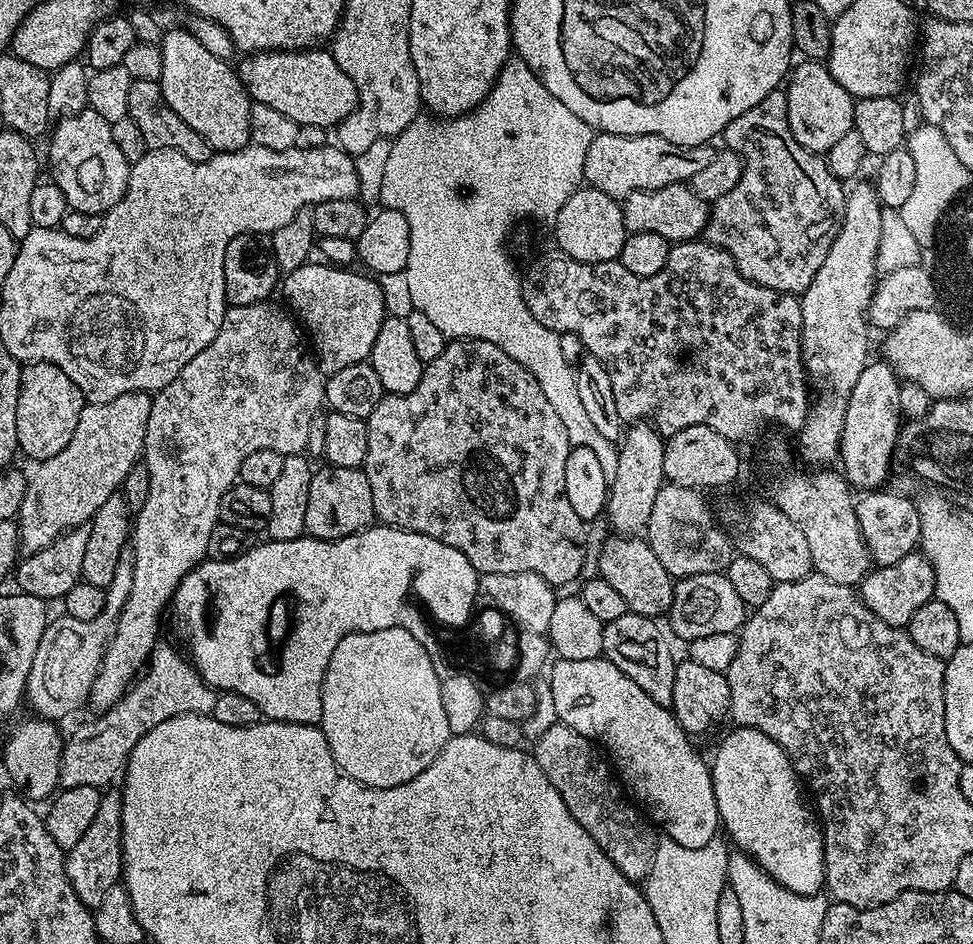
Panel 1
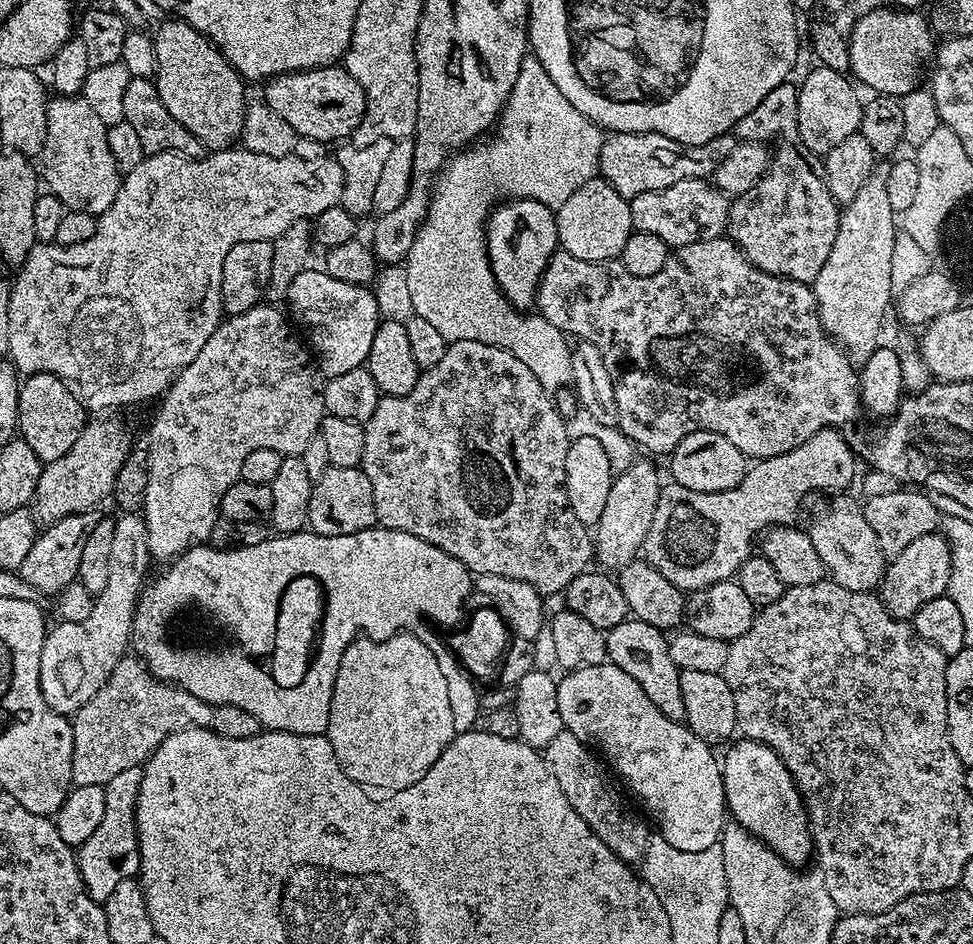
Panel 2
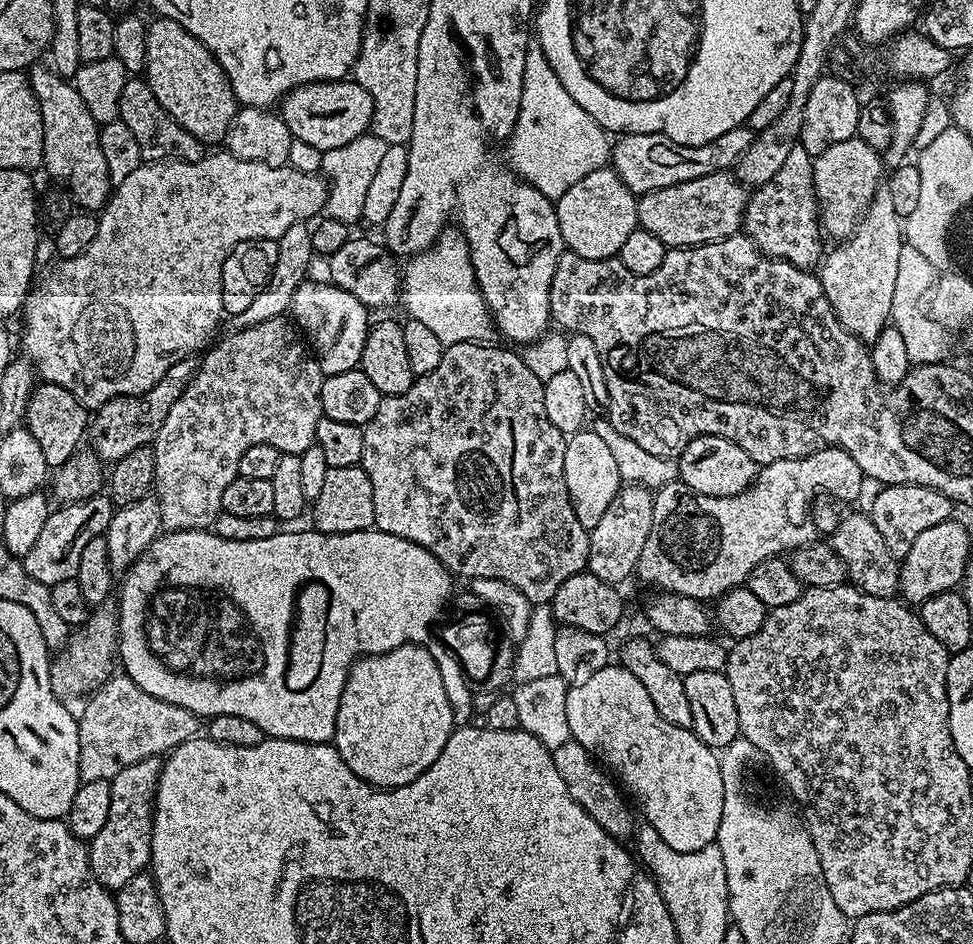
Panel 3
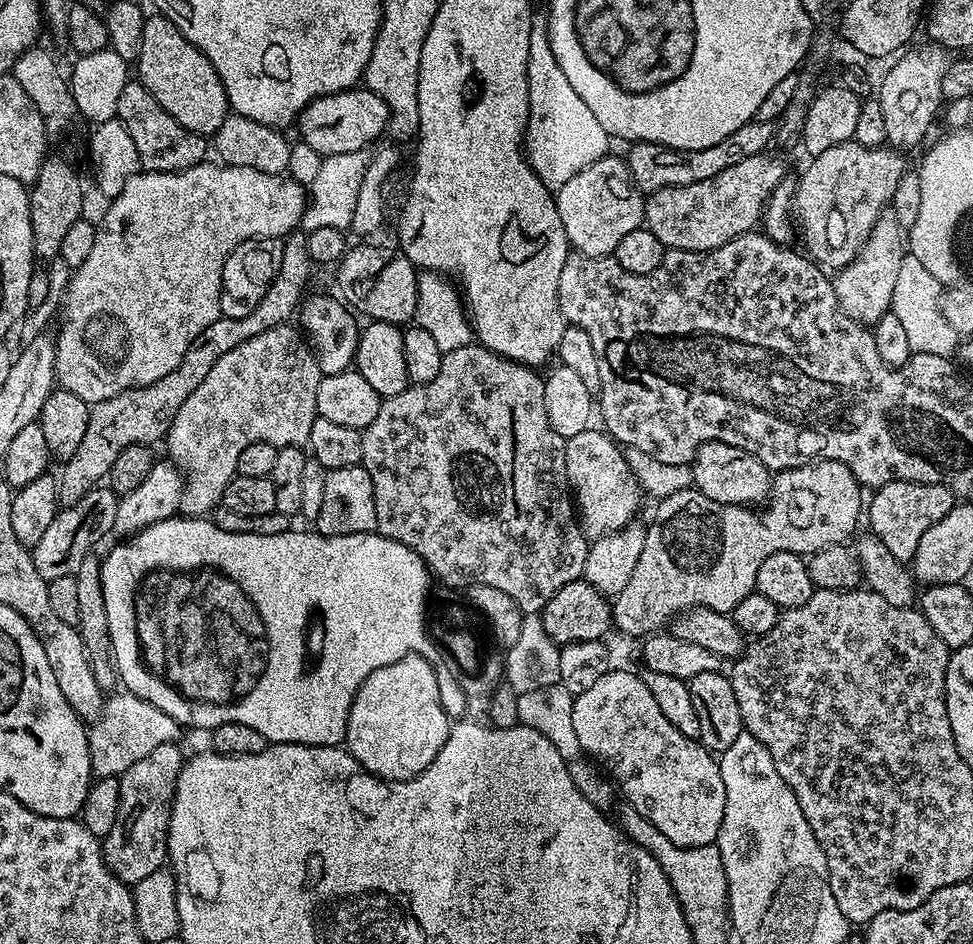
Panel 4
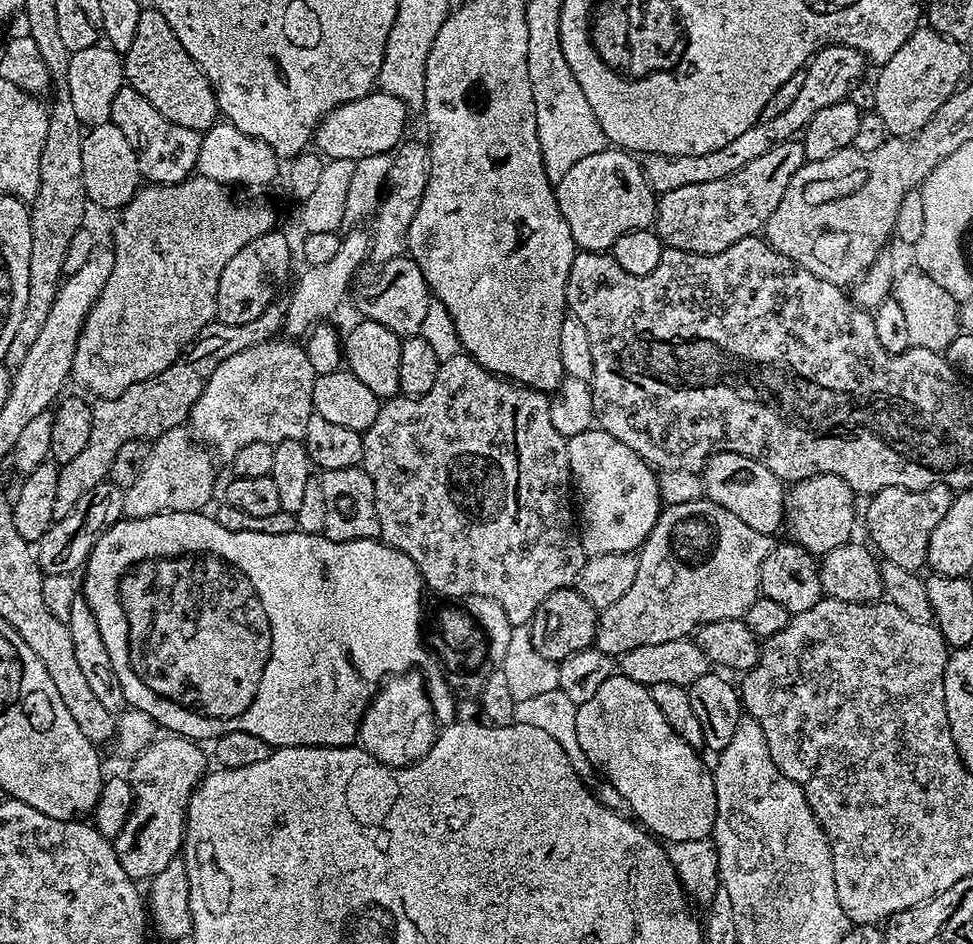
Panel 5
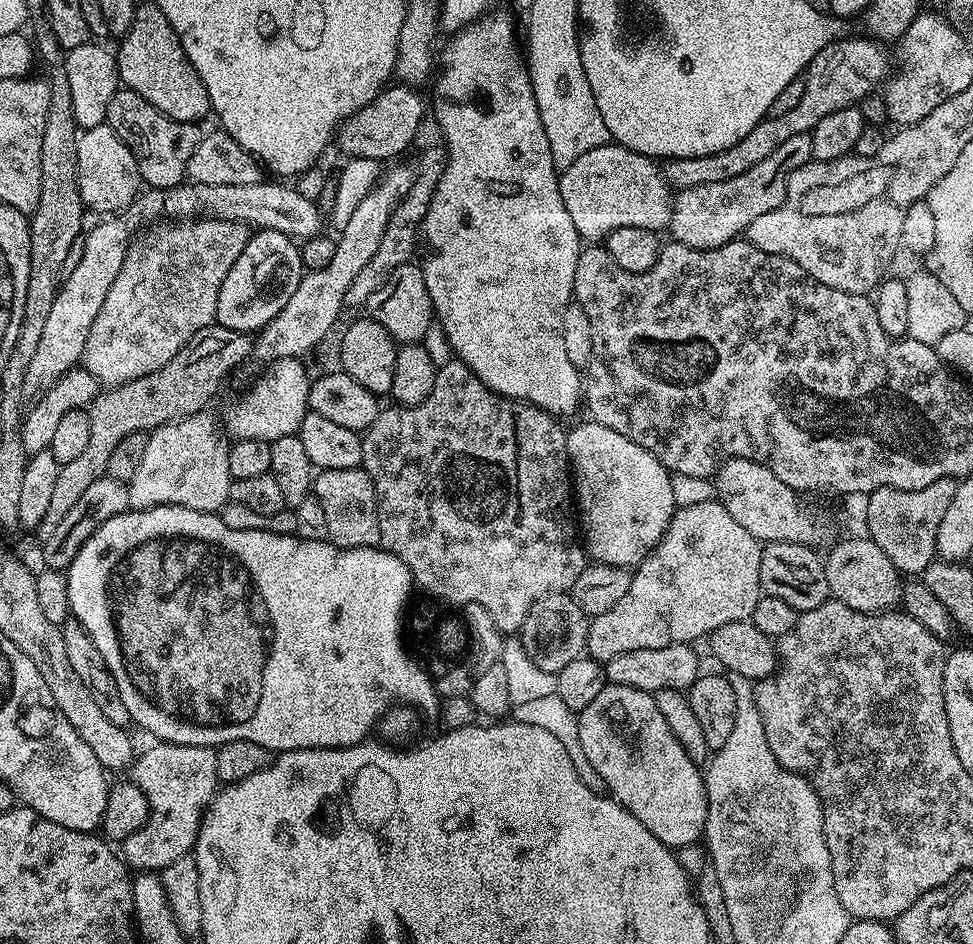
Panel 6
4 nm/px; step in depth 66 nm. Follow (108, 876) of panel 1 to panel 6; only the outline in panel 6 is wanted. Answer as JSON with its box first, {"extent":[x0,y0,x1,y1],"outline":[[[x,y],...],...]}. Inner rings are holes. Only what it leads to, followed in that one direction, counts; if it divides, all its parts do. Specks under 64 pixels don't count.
{"extent":[122,743,218,874],"outline":[[[153,743],[153,748],[148,748],[144,753],[135,757],[131,765],[131,779],[146,794],[148,803],[148,820],[130,838],[122,841],[122,859],[129,869],[140,874],[159,874],[166,866],[178,862],[178,858],[189,855],[196,847],[200,821],[204,819],[206,809],[211,805],[212,797],[218,791],[216,776],[216,751],[215,747],[199,748],[198,746],[182,746],[181,744]]]}

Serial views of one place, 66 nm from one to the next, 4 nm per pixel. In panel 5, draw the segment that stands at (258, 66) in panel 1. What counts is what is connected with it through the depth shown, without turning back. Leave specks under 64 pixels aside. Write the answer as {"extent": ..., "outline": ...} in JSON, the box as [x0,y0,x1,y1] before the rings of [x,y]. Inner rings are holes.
{"extent":[315,90,410,161],"outline":[[[373,90],[367,96],[338,105],[324,115],[316,127],[315,147],[320,156],[328,160],[350,159],[358,161],[374,154],[388,154],[399,149],[405,139],[404,127],[408,124],[410,113],[398,98]]]}

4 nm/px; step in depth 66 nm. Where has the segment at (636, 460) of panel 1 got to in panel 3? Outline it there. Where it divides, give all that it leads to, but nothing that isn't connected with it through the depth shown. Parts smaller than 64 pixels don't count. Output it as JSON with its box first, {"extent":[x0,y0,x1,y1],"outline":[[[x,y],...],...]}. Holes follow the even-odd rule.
{"extent":[587,483,654,585],"outline":[[[625,483],[612,501],[612,507],[602,514],[598,526],[589,531],[587,571],[607,584],[623,585],[623,580],[635,573],[642,558],[642,546],[646,546],[646,538],[650,538],[650,526],[654,526],[653,493],[643,484]]]}

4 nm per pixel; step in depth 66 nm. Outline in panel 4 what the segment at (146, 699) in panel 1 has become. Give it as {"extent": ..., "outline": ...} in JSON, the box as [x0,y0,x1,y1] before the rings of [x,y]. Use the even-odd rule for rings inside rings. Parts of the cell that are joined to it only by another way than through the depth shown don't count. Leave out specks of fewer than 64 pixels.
{"extent":[88,690,182,778],"outline":[[[116,690],[104,701],[104,709],[97,720],[91,721],[88,728],[88,753],[93,773],[97,777],[115,776],[119,778],[123,772],[130,770],[134,762],[146,758],[158,750],[158,746],[177,743],[181,738],[182,726],[170,718],[170,714],[162,714],[158,706],[150,706],[133,692]]]}

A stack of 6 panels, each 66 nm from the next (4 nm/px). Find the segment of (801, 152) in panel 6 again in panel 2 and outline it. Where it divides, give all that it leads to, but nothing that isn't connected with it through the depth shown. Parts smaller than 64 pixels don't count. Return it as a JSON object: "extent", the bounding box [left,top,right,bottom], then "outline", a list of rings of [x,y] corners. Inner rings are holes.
{"extent":[628,179,729,249],"outline":[[[703,179],[674,182],[674,186],[666,186],[666,190],[646,190],[646,194],[631,197],[628,205],[635,231],[655,234],[668,244],[669,249],[673,249],[725,235],[729,203],[729,197],[715,183]]]}

